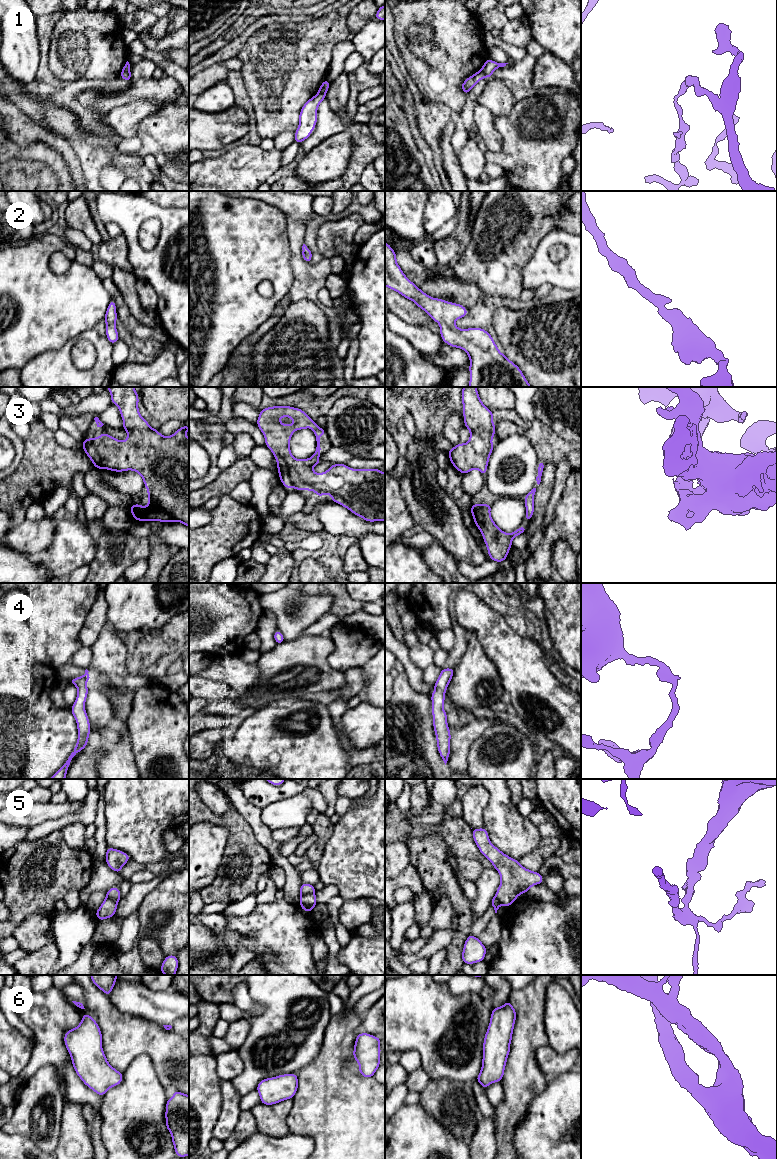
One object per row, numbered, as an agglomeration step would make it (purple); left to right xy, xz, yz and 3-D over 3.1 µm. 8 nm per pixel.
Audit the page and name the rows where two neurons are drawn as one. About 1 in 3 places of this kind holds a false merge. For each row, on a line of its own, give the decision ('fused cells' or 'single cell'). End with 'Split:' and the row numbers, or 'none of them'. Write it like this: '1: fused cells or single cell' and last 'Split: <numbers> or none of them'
1: fused cells
2: single cell
3: single cell
4: single cell
5: fused cells
6: single cell
Split: 1, 5

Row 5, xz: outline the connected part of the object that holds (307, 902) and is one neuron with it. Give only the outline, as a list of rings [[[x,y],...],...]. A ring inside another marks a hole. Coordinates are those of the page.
[[[315,892],[302,895],[299,899],[302,910],[311,912],[317,904]]]

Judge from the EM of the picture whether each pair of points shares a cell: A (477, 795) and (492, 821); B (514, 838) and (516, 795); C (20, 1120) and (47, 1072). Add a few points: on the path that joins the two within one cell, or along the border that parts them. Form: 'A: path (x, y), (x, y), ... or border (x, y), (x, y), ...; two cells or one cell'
A: border (487, 789), (489, 801), (483, 813), (483, 826); two cells
B: border (508, 789), (511, 801), (515, 805); two cells
C: path (29, 1108), (41, 1092), (44, 1084); one cell

